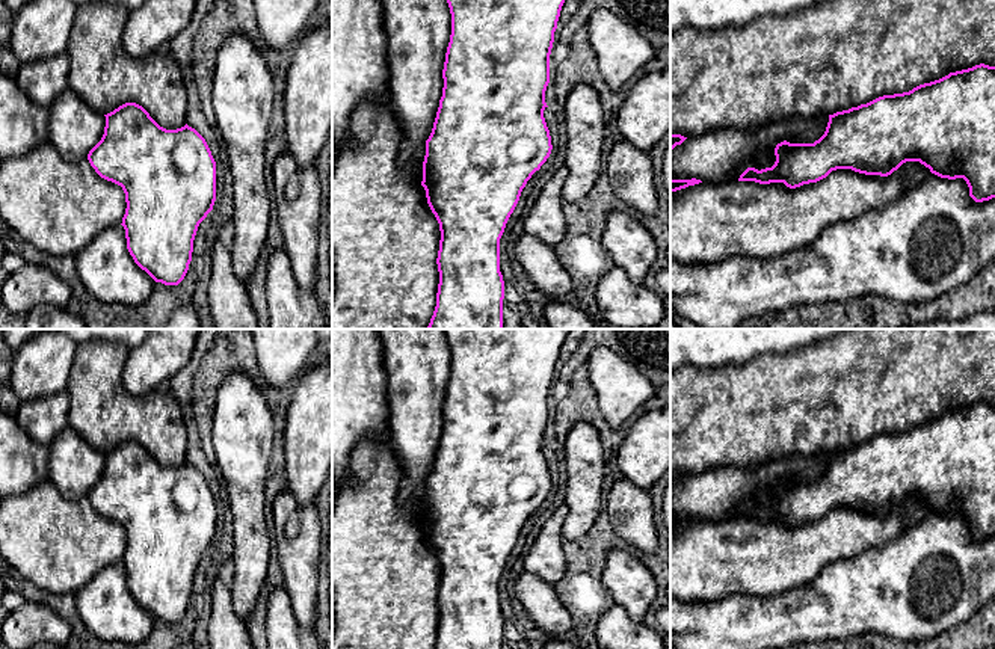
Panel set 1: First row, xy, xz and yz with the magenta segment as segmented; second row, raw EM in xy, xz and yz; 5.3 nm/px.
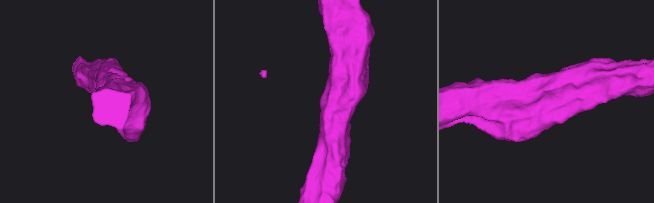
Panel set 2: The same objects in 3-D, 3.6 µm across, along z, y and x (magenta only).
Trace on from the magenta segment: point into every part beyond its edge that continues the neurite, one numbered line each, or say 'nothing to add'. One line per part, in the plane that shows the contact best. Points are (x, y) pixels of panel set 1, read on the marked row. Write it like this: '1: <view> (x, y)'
1: xz (418, 32)

